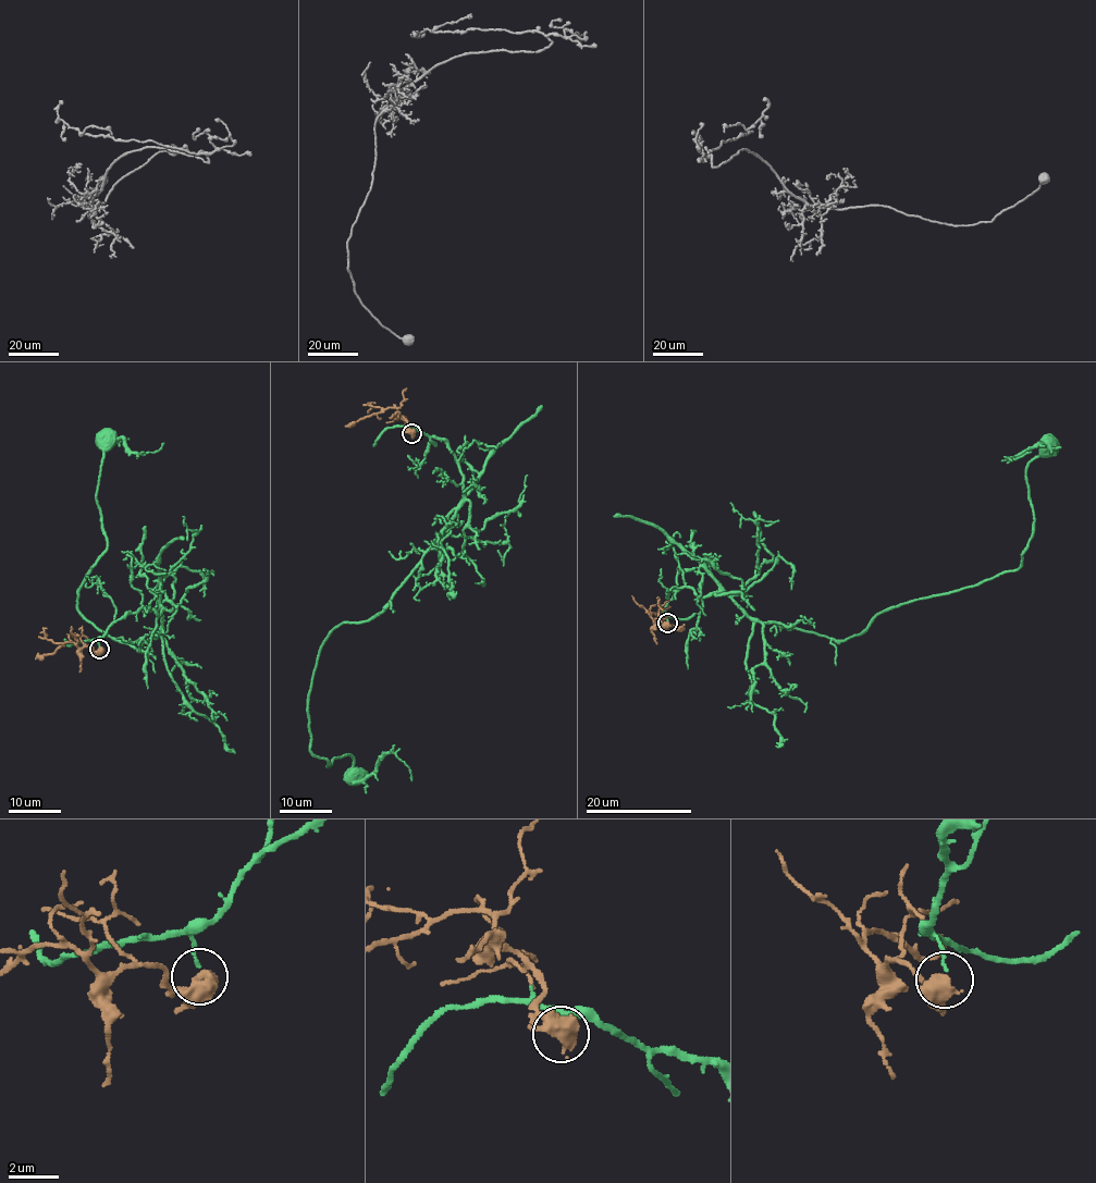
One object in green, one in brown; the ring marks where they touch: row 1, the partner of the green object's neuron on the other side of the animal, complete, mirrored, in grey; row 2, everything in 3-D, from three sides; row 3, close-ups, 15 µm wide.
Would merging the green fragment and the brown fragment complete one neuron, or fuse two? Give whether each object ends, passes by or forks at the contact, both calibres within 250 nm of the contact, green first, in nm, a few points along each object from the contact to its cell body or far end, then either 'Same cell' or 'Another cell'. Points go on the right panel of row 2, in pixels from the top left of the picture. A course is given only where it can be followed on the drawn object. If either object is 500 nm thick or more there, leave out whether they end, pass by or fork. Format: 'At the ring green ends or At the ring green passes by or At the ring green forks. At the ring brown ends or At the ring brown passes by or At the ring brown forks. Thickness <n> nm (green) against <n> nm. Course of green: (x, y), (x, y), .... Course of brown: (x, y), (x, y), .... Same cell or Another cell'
Thickness 110 nm (green) against 550 nm. Course of green: (667, 624), (669, 591), (691, 588), (845, 639), (903, 603), (1014, 571), (1034, 518), (1026, 468), (1049, 445). Course of brown: (667, 624), (652, 619), (651, 614), (684, 630). Another cell

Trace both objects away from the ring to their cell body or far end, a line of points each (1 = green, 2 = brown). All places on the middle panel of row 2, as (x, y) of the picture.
1: (411, 433), (445, 442), (463, 504), (390, 603), (319, 654), (310, 748), (328, 766), (349, 754), (356, 776)
2: (411, 433), (395, 407), (386, 407), (345, 426)

